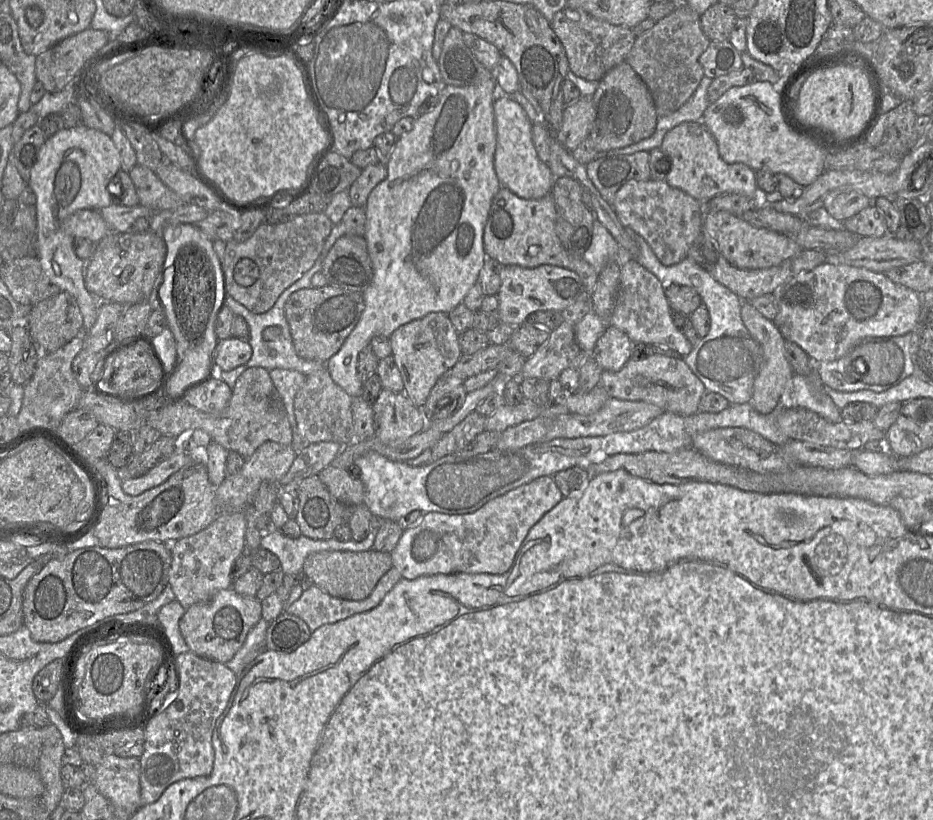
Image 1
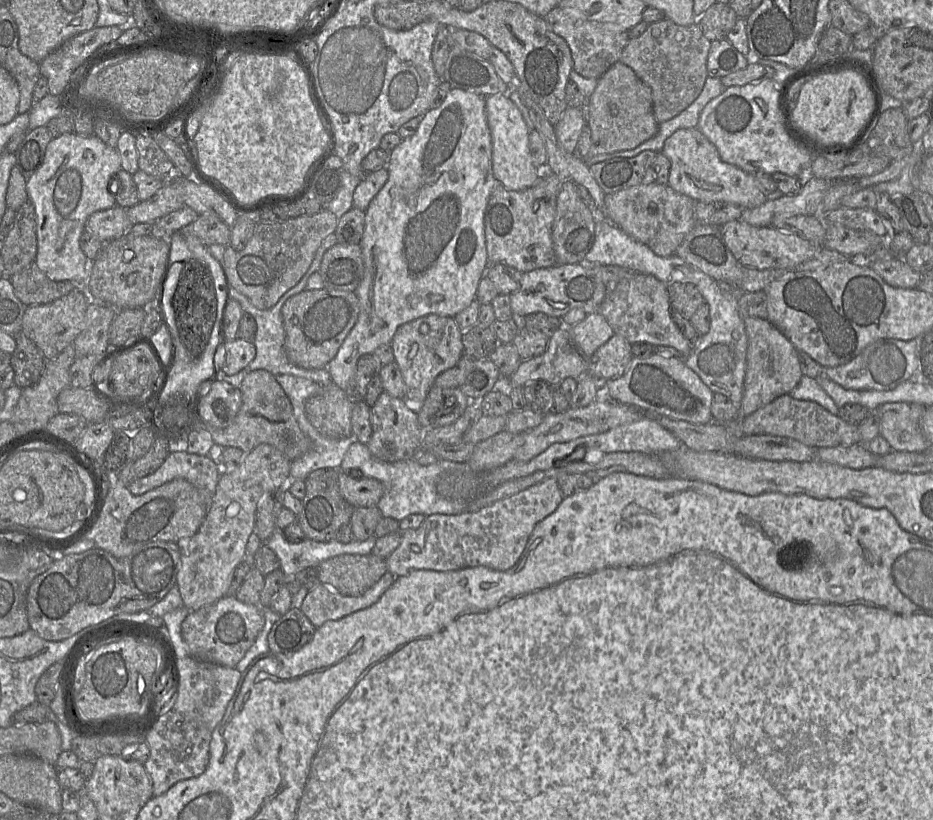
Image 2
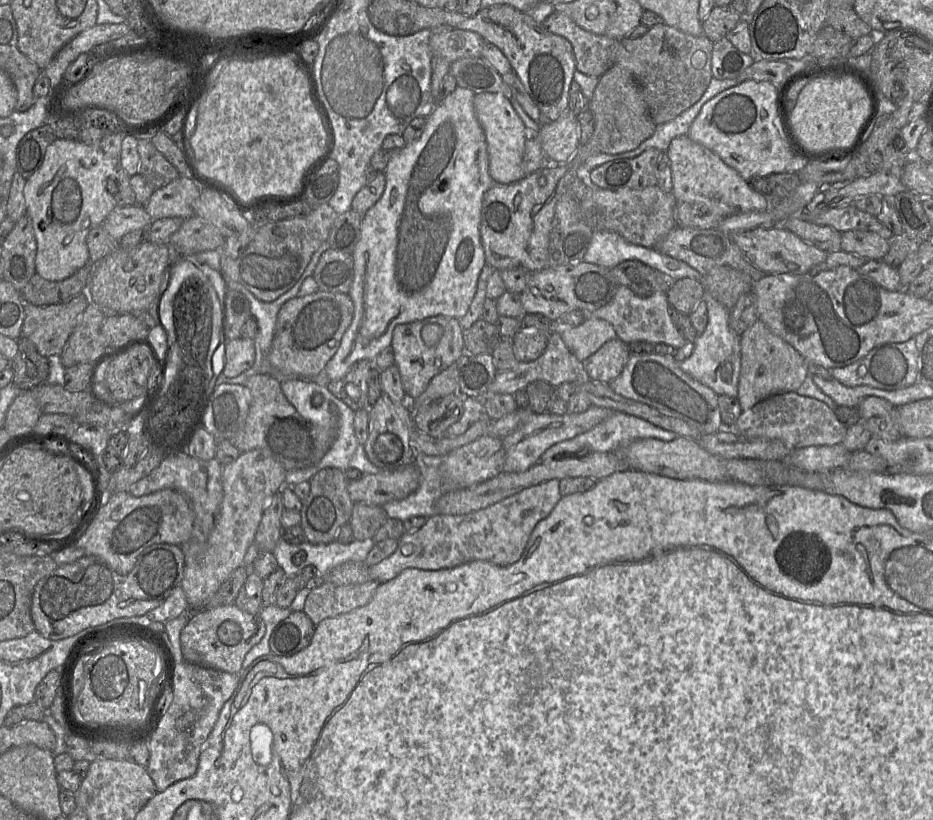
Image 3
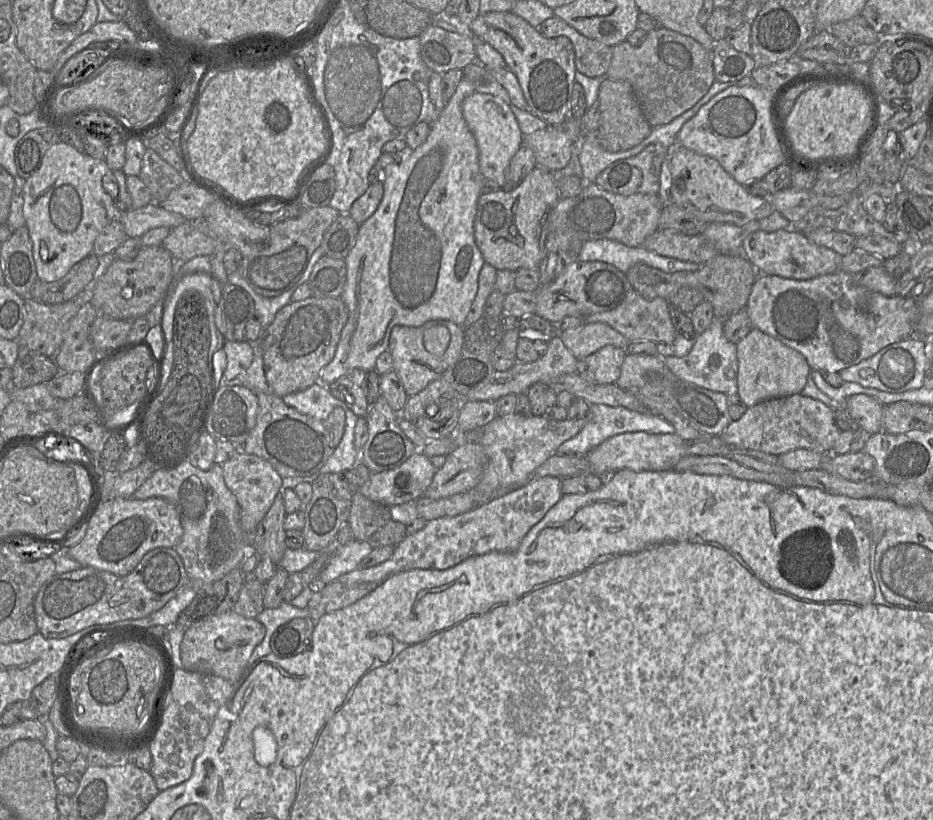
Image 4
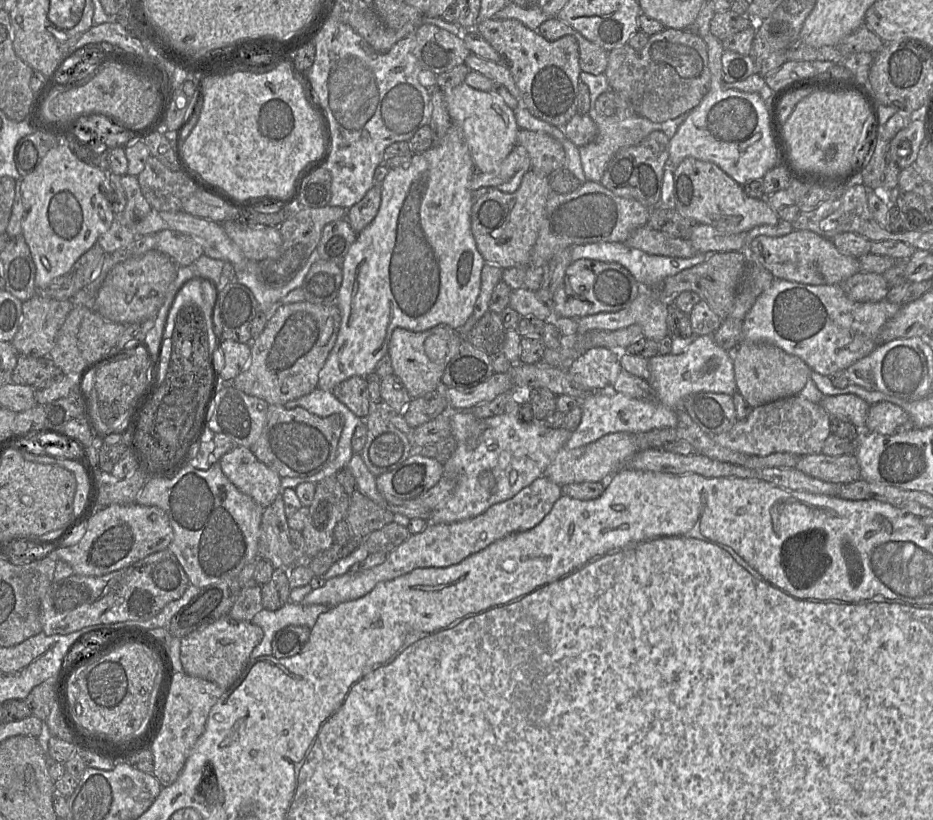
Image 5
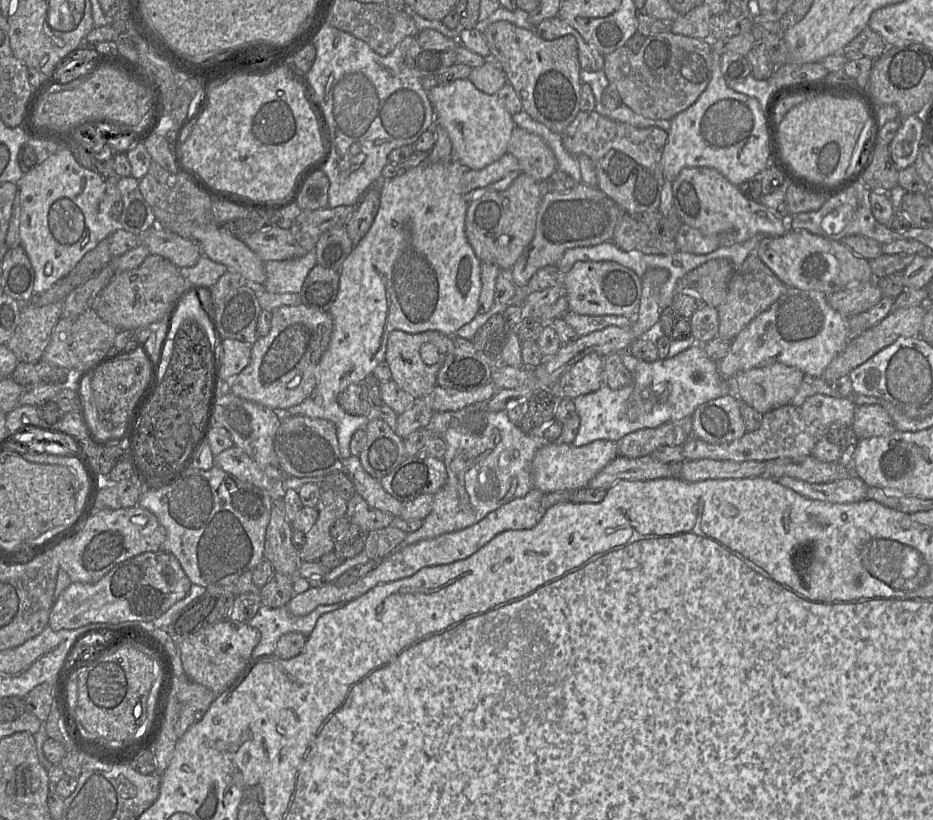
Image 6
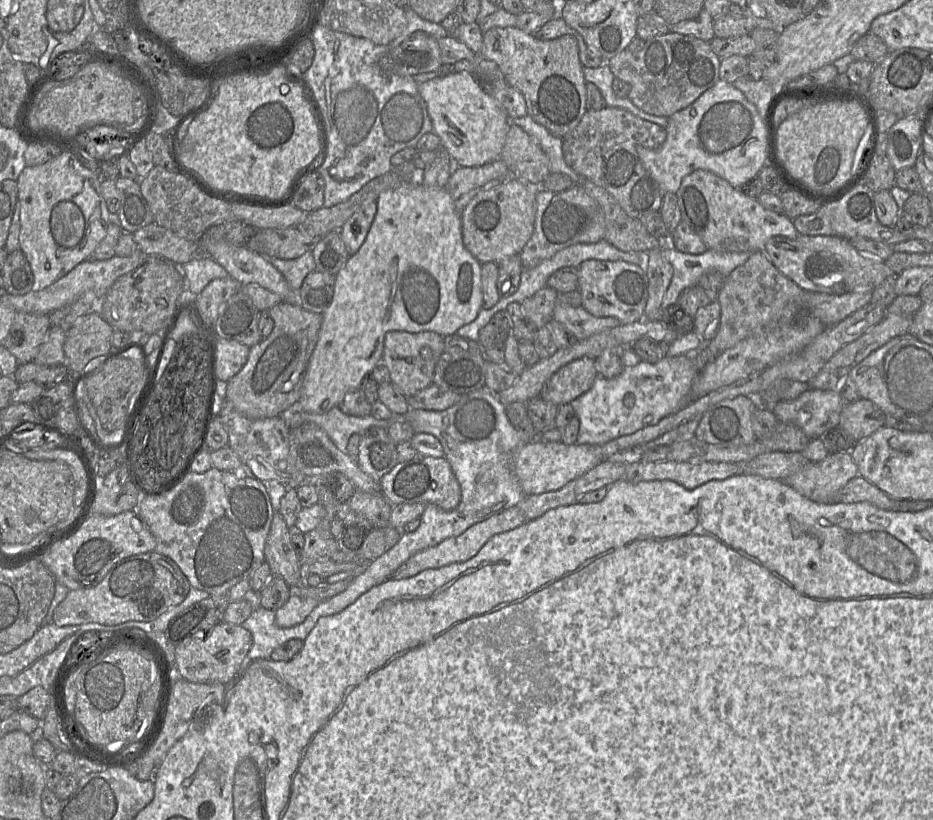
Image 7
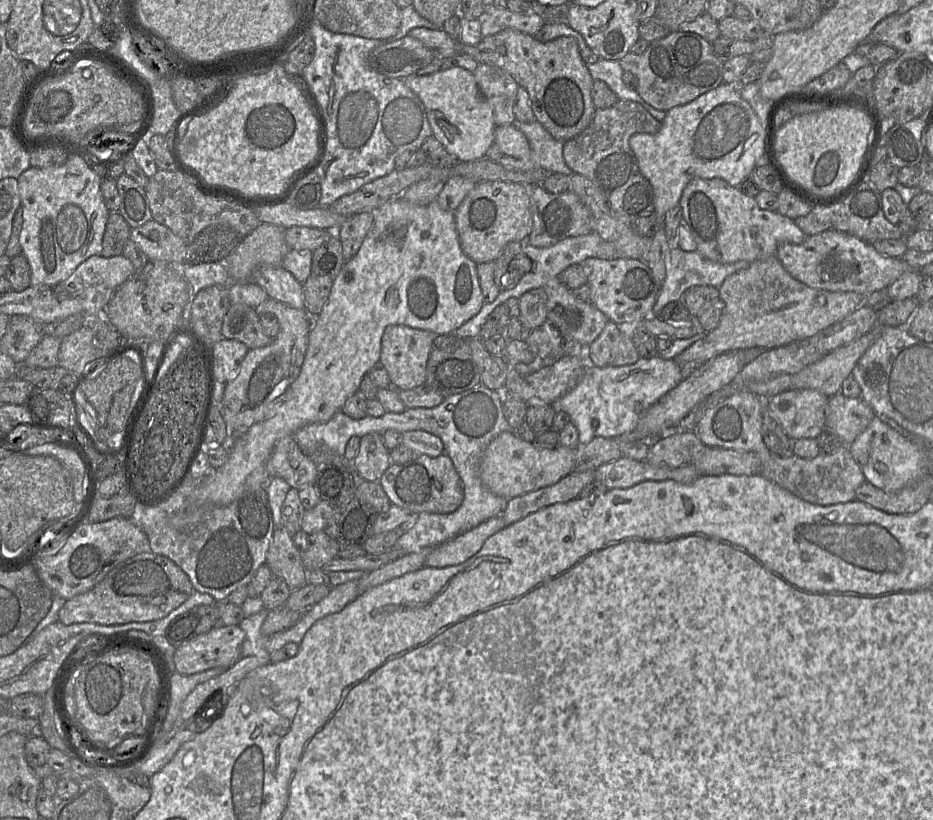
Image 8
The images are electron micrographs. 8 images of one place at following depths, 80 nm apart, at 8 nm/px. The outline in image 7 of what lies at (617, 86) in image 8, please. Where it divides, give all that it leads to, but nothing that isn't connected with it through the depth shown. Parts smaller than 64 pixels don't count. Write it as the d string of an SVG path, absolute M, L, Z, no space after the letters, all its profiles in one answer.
M604 62L598 68L584 67L583 74L586 82L591 82L598 87L607 107L622 108L643 120L657 124L663 128L667 126L668 117L648 114L636 107L628 98L619 98L614 94L612 82L615 76L611 72L607 62Z

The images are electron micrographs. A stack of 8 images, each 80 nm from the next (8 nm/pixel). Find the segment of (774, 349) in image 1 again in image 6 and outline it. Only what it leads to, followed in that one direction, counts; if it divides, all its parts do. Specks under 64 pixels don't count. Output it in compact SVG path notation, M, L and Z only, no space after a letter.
M774 363L733 377L732 392L761 414L791 403L805 374L792 366Z

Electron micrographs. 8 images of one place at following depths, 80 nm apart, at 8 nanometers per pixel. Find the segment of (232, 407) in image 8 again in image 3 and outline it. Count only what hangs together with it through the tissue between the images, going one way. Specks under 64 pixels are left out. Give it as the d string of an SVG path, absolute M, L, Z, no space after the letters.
M318 290L305 296L295 296L287 300L277 314L276 327L268 361L280 373L293 379L312 379L321 373L327 362L338 350L345 331L352 322L354 305L347 293L332 293Z

